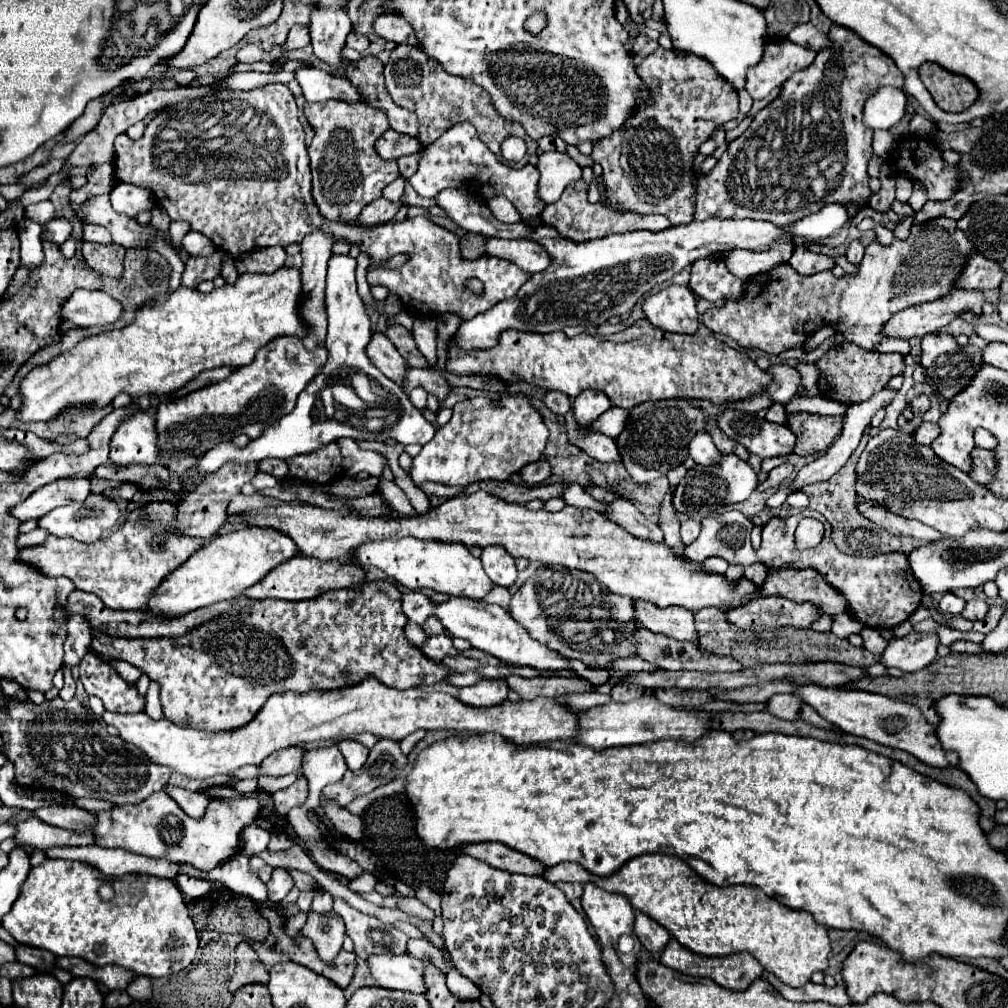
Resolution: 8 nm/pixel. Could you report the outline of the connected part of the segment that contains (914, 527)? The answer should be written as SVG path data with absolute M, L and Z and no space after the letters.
M860 502L858 510L868 520L872 520L874 524L890 528L890 534L894 534L894 536L910 536L910 538L916 538L916 540L922 540L922 542L938 542L942 538L942 534L938 530L932 530L932 528L924 526L922 522L916 522L916 520L910 520L910 518L902 518L902 516L884 512L880 506L876 508L872 504L866 504L866 502L862 504Z

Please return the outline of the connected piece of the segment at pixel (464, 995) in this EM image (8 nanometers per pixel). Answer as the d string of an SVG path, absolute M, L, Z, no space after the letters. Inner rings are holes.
M442 948L440 952L442 952L444 964L446 964L446 968L448 968L448 974L446 974L446 984L448 984L450 992L452 992L454 996L462 998L462 1000L474 1000L474 998L478 998L478 996L480 996L478 986L474 986L474 982L472 982L472 980L464 978L464 976L462 976L462 974L454 968L452 958L450 958L450 954L448 954L448 950L446 950L446 948Z

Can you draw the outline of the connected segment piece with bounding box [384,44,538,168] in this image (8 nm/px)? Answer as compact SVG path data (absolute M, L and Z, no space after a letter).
M398 44L390 54L390 60L384 68L384 76L386 76L386 90L392 96L394 104L402 106L402 108L406 108L406 110L410 110L418 116L418 122L420 122L418 138L424 146L438 140L454 124L470 122L476 128L480 140L484 140L486 146L498 158L502 158L500 144L502 144L504 138L508 138L508 136L522 138L528 144L528 152L516 164L518 168L526 166L528 158L538 152L538 144L524 132L524 128L518 122L510 122L510 120L504 120L502 116L498 116L498 112L492 106L490 96L480 86L476 86L470 80L448 74L436 60L430 60L418 46Z

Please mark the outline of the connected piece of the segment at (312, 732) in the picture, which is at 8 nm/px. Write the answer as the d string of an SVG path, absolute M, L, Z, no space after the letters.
M366 678L360 684L340 688L340 690L312 690L304 694L296 692L284 692L284 694L272 694L272 698L266 700L266 704L260 708L256 718L248 722L248 726L242 726L240 730L228 730L224 734L208 734L206 730L192 730L192 728L182 728L170 722L168 718L152 720L146 712L138 714L118 714L118 712L104 712L106 724L112 724L118 728L120 738L126 742L132 742L138 746L144 754L148 754L156 764L168 766L188 778L210 778L216 774L226 774L232 776L238 768L248 766L248 764L260 764L264 758L270 754L306 744L306 742L328 742L334 740L336 736L356 736L356 734L376 734L378 738L392 738L392 740L404 740L408 734L416 730L456 730L456 732L498 732L506 740L514 744L532 744L532 742L548 742L548 740L568 740L576 736L576 716L556 702L554 698L534 698L534 700L518 700L518 702L502 702L500 706L490 706L490 708L476 708L460 702L458 698L452 698L442 692L424 692L420 688L408 688L408 690L398 690L390 686L382 686L380 680L376 678Z

